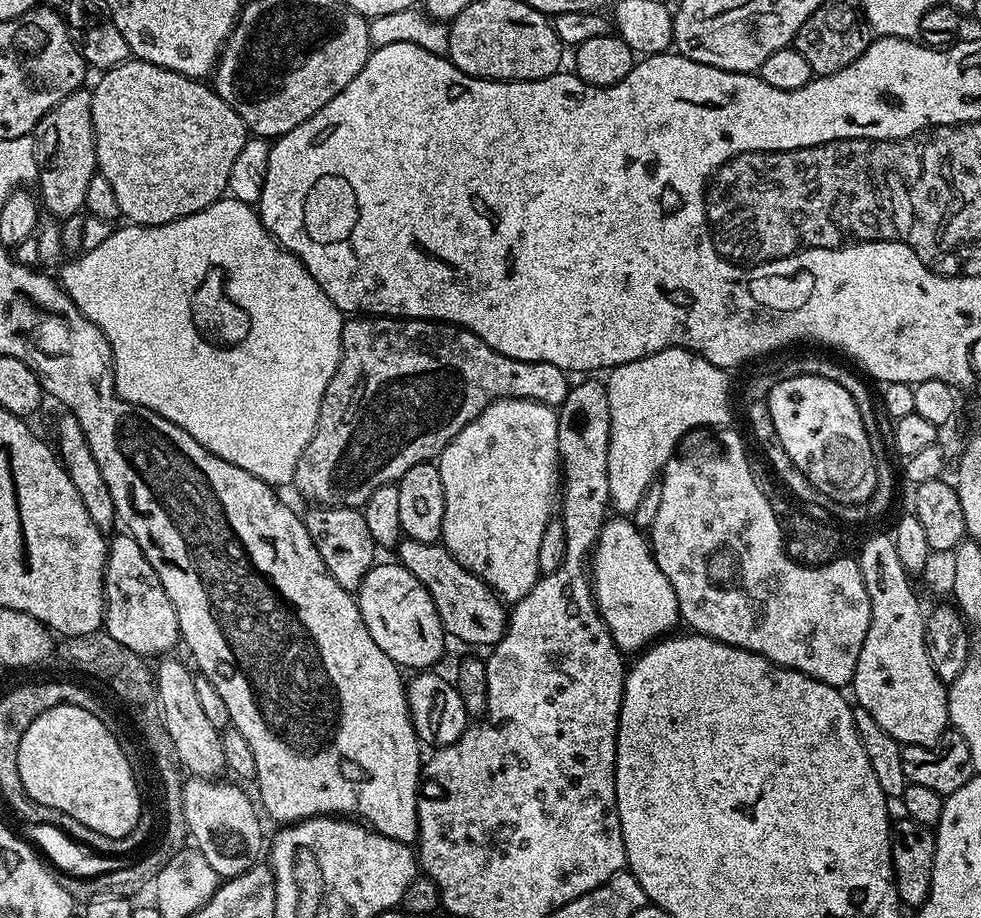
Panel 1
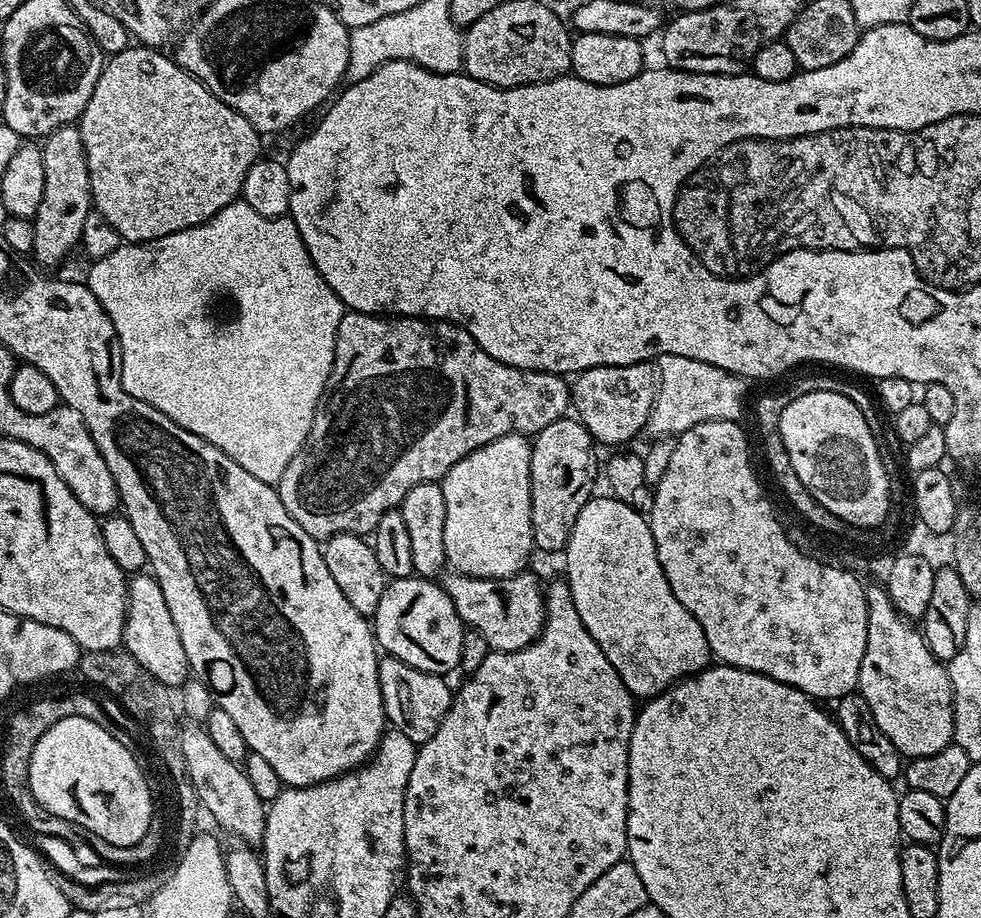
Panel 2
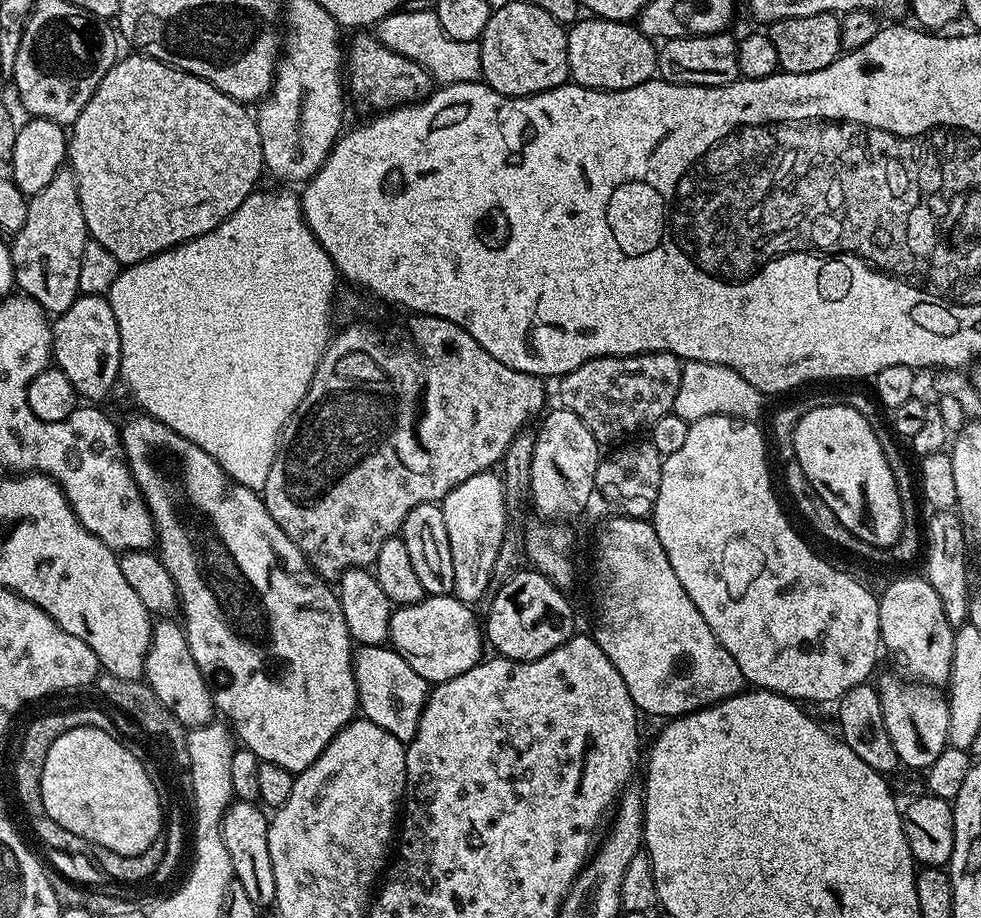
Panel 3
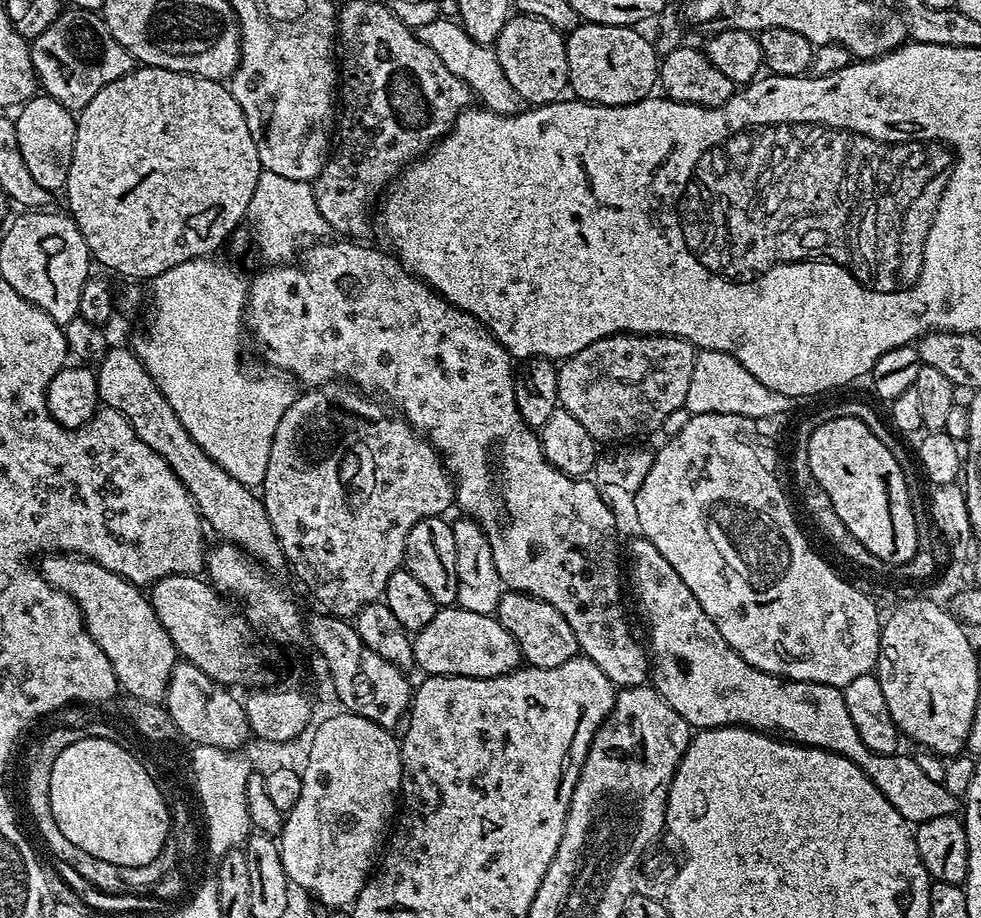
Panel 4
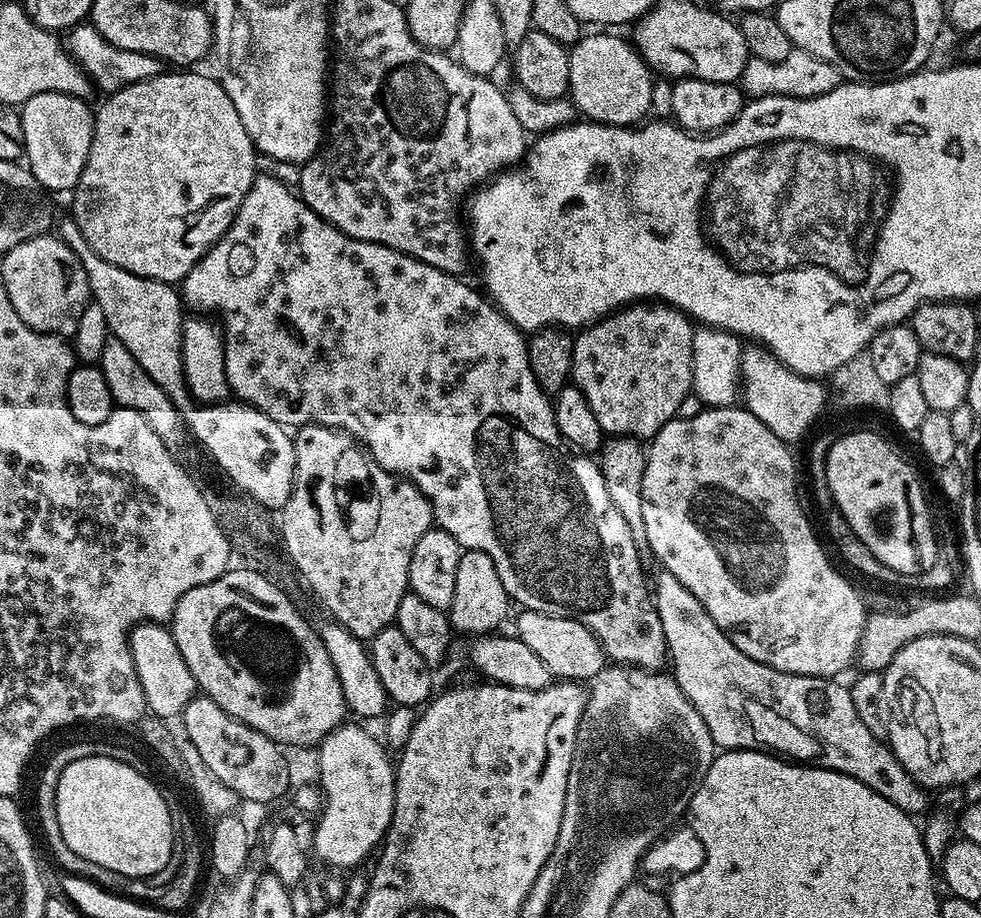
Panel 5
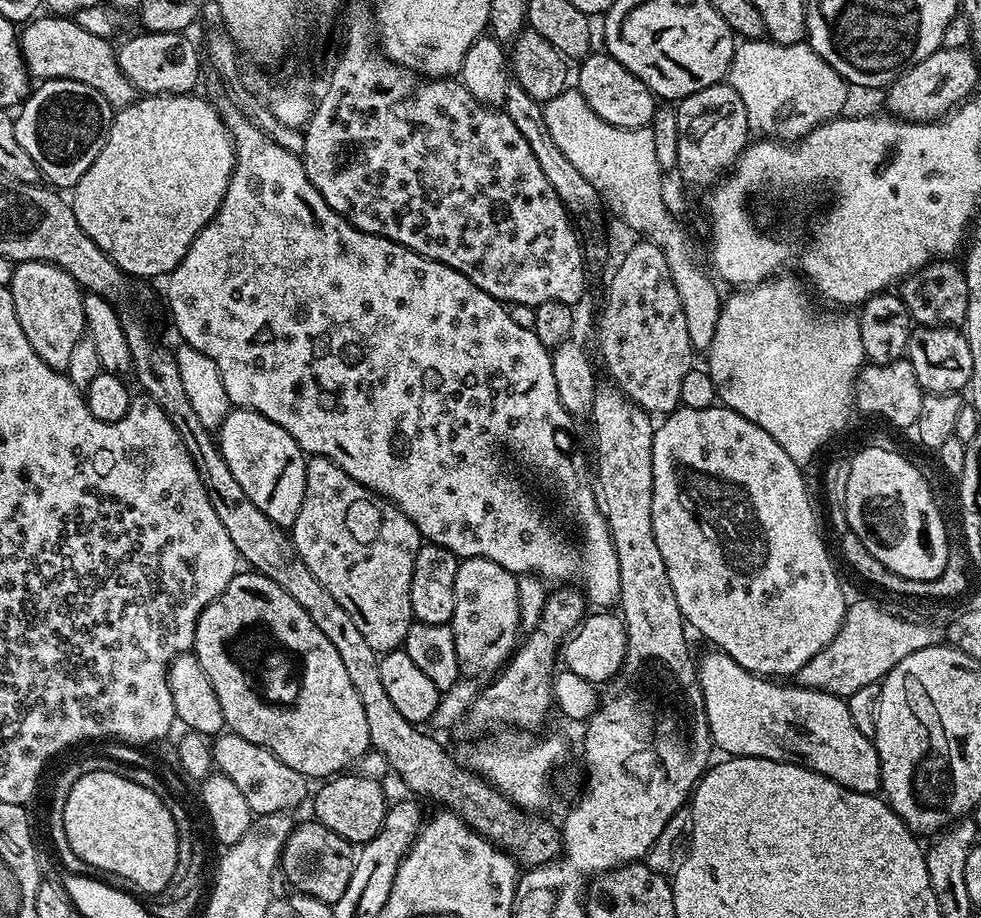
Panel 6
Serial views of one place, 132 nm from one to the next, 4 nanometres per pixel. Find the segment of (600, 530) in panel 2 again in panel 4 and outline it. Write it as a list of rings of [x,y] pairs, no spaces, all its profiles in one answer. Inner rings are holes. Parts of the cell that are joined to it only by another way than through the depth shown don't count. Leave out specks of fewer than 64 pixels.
[[[636,538],[632,544],[632,588],[648,615],[648,636],[652,639],[650,644],[650,684],[656,689],[678,714],[694,730],[706,728],[752,728],[756,732],[779,734],[789,741],[804,745],[805,748],[821,748],[827,752],[838,754],[842,758],[850,758],[886,794],[886,802],[902,814],[908,823],[915,826],[924,824],[930,818],[942,818],[943,816],[955,816],[958,812],[958,798],[946,790],[943,783],[929,778],[922,770],[915,758],[911,755],[874,754],[862,742],[858,729],[846,710],[844,693],[834,686],[826,686],[818,682],[806,682],[805,680],[785,680],[782,676],[771,676],[768,672],[758,670],[745,662],[738,653],[722,638],[718,626],[698,606],[698,598],[690,594],[690,586],[682,582],[678,570],[662,558],[662,553],[654,546],[654,542],[643,538]]]

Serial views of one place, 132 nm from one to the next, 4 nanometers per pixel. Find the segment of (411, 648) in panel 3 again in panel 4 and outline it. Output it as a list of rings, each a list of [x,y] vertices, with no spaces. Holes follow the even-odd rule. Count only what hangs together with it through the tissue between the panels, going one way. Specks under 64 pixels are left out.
[[[444,606],[436,611],[430,623],[412,636],[414,664],[428,676],[469,676],[498,678],[521,667],[518,642],[495,615],[474,614],[459,606]]]

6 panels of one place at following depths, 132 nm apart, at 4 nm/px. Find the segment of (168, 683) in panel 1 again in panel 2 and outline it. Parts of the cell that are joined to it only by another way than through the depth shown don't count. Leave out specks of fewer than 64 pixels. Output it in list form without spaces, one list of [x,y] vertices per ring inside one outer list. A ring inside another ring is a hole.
[[[185,723],[180,729],[180,741],[182,754],[186,758],[186,770],[200,799],[201,809],[212,815],[212,820],[218,827],[225,828],[232,836],[237,836],[241,845],[263,845],[266,804],[258,798],[258,794],[254,794],[254,786],[250,786],[250,778],[246,778],[243,767],[230,761],[214,746],[214,741],[203,723]]]

